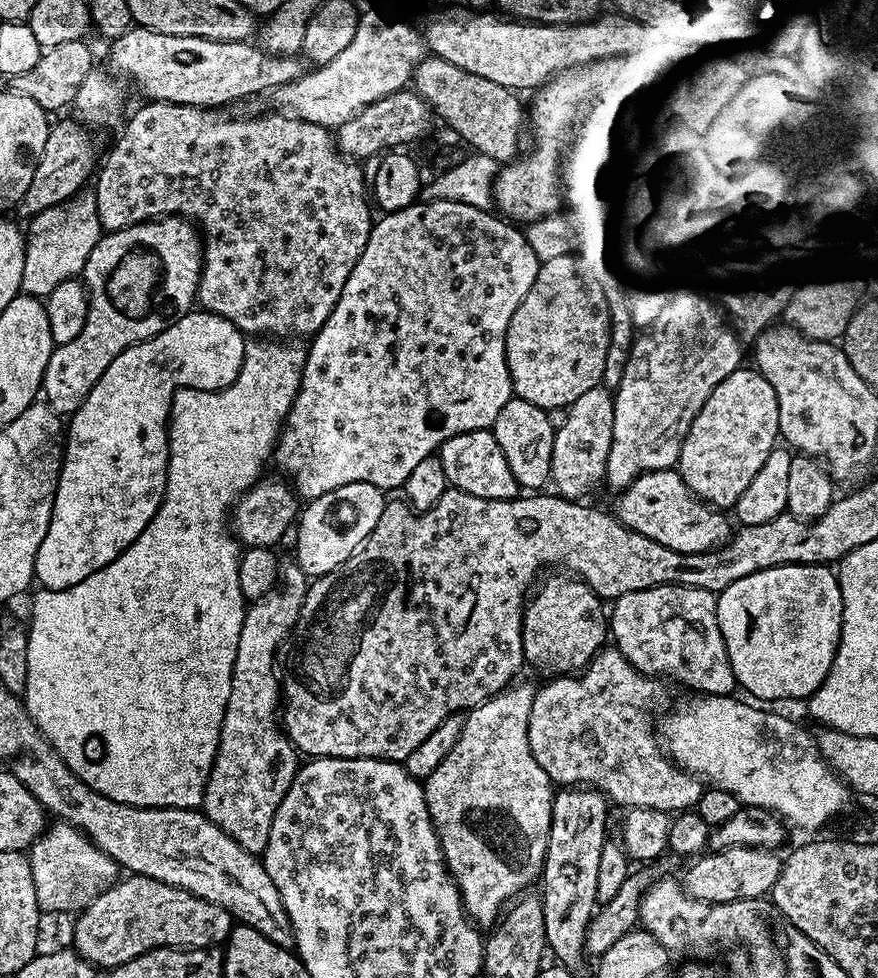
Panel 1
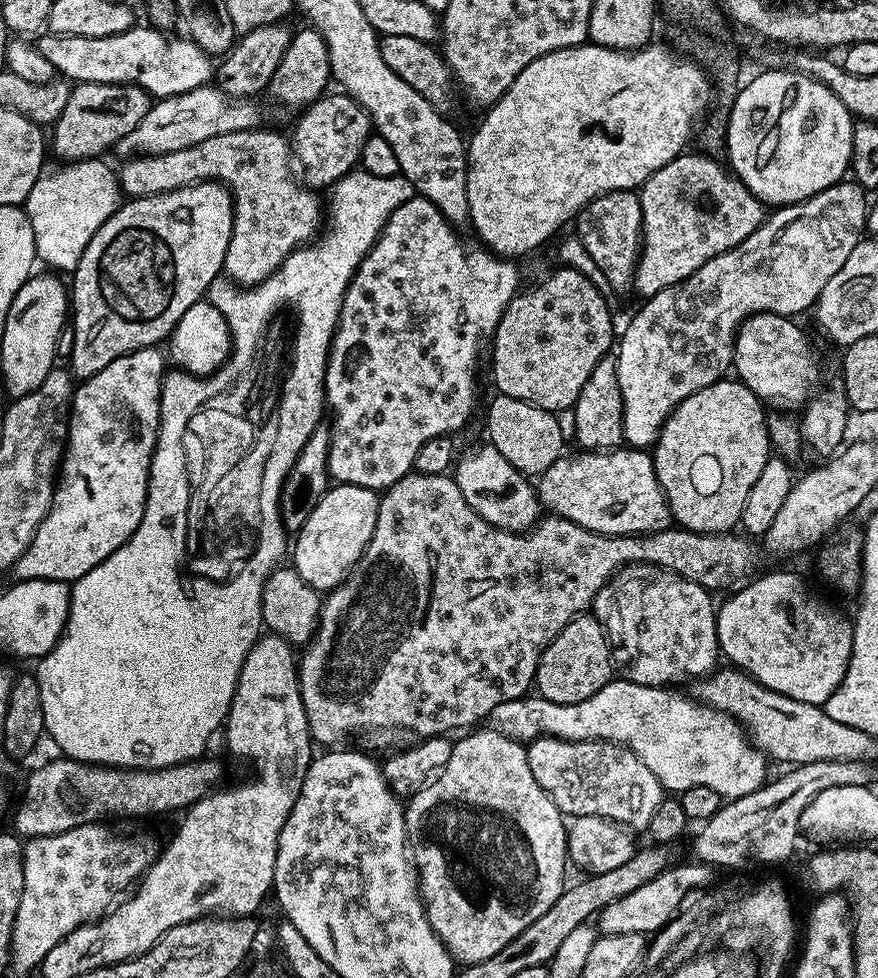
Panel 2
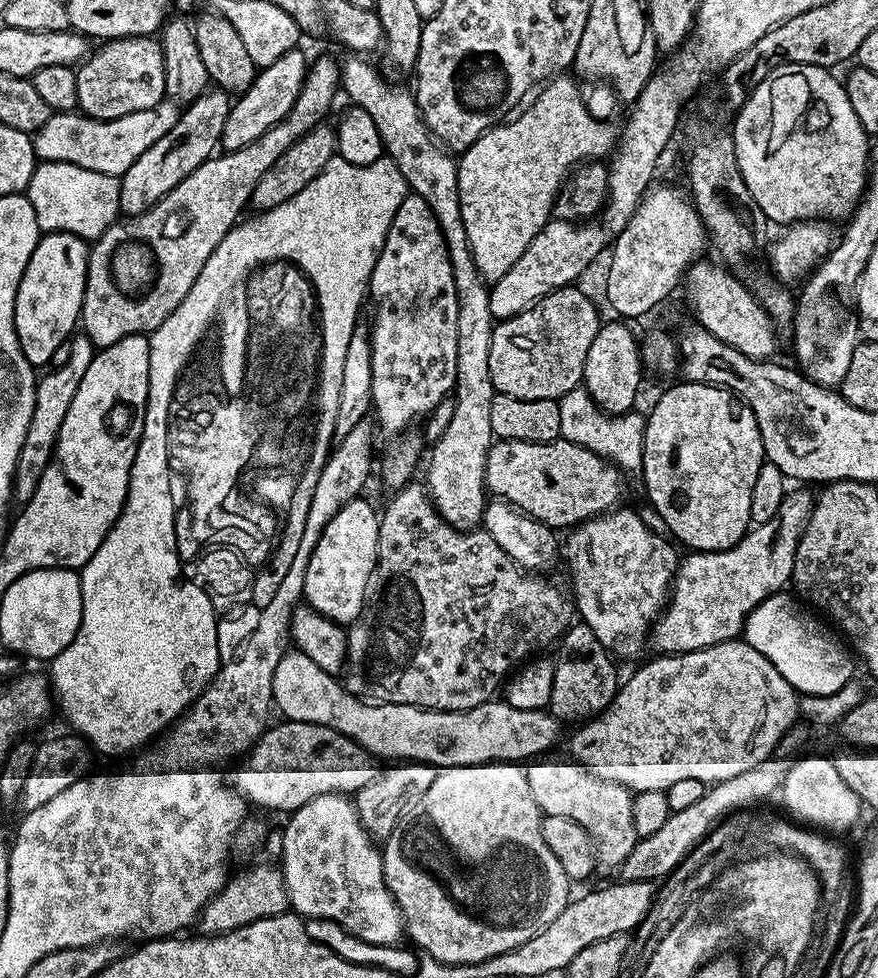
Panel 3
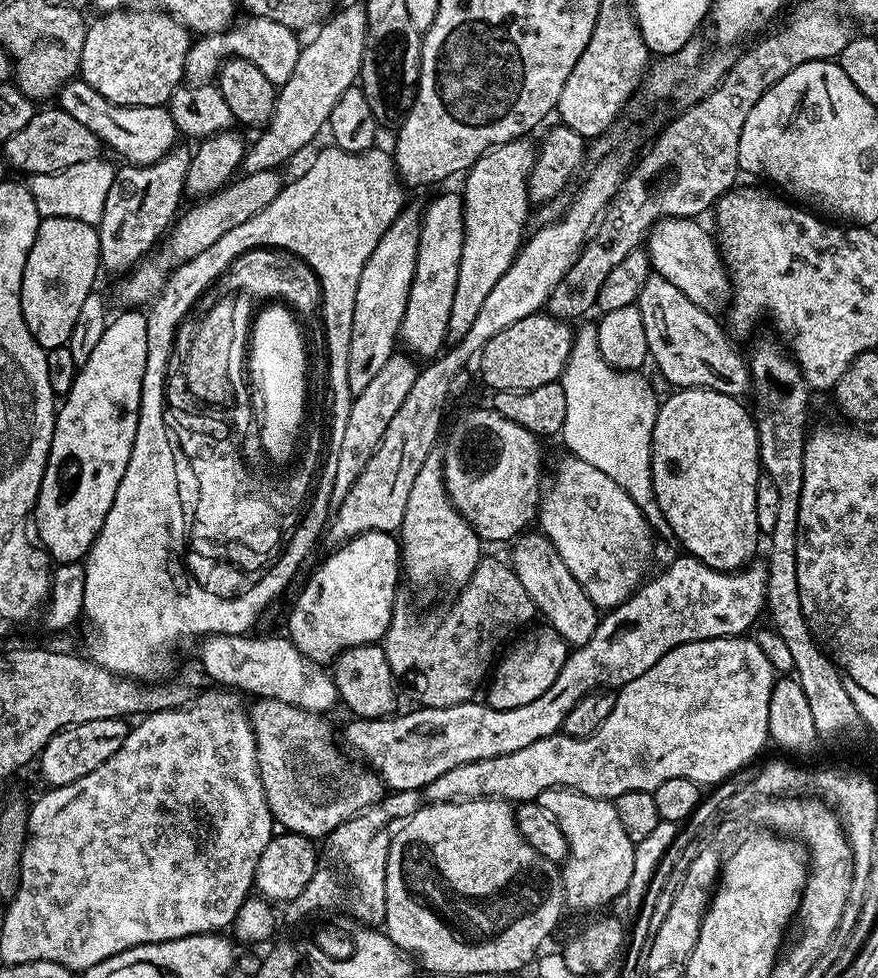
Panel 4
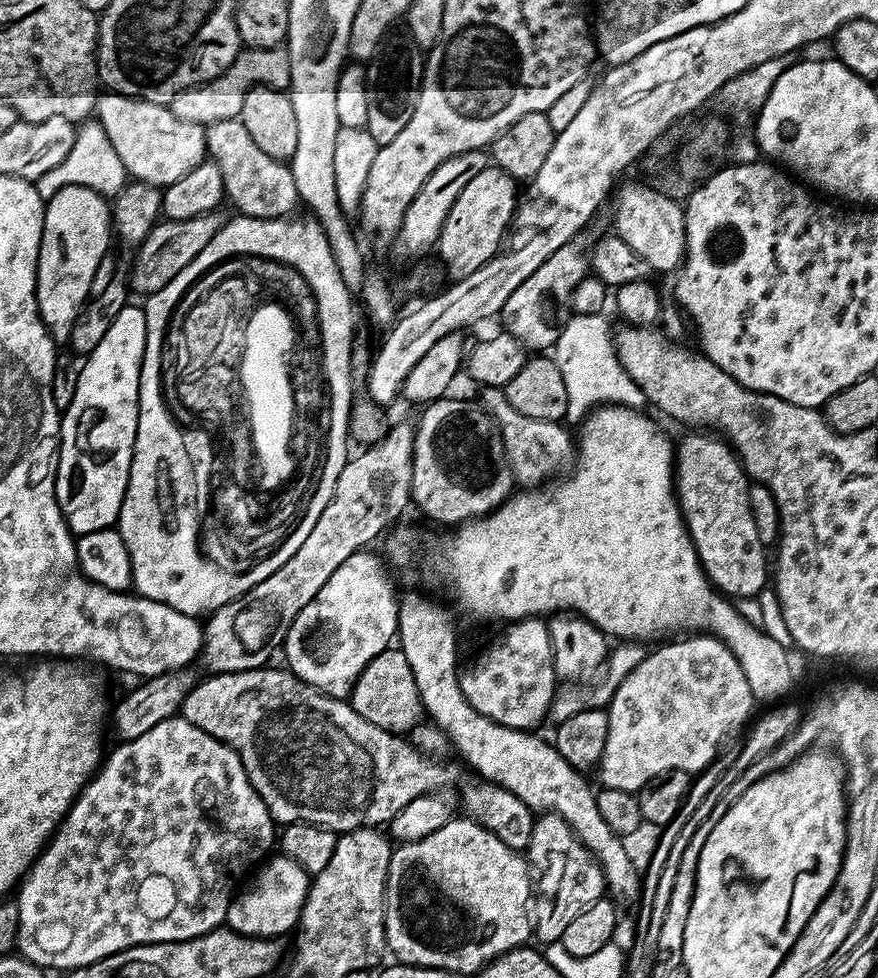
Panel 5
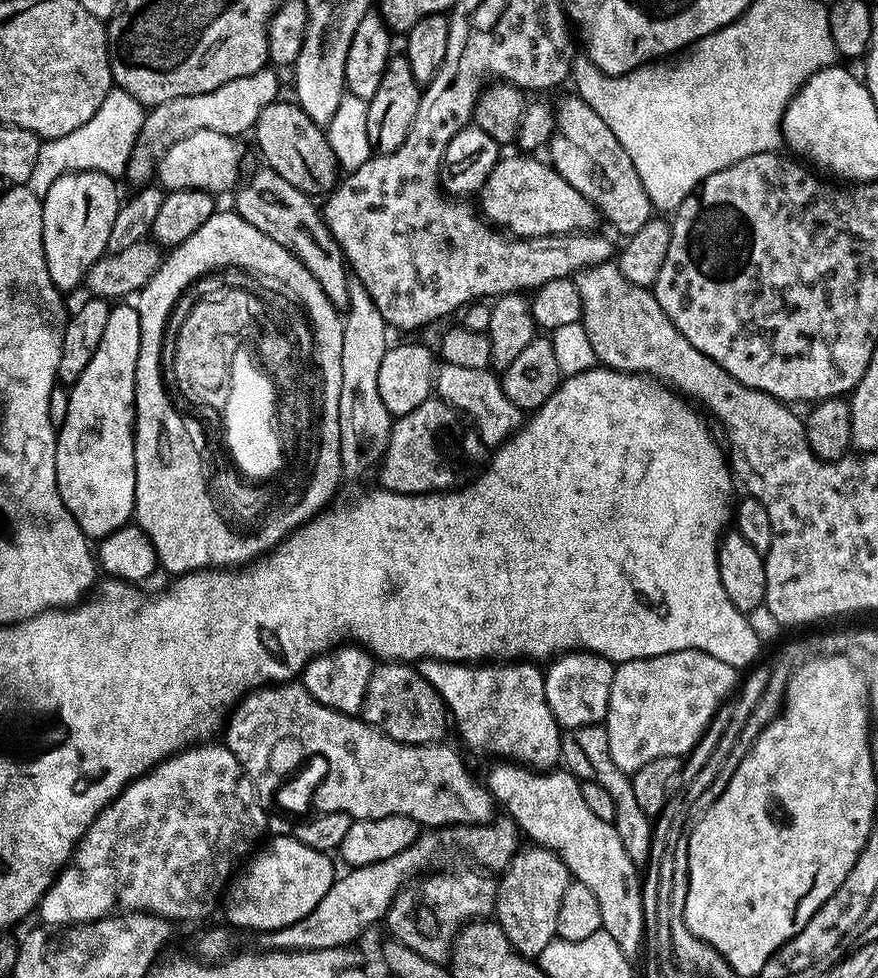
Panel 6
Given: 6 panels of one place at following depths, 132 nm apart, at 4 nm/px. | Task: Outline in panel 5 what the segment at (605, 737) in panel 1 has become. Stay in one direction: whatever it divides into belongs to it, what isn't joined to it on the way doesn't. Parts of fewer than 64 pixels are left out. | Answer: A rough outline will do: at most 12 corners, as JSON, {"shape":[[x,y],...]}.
{"shape":[[556,812],[535,817],[534,936],[559,941],[605,895],[604,869]]}

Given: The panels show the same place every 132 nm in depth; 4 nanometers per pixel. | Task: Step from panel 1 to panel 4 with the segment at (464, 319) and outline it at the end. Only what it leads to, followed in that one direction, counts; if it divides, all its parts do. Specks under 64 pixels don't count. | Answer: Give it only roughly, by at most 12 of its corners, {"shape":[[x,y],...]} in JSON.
{"shape":[[464,197],[423,205],[399,339],[435,358],[448,340]]}

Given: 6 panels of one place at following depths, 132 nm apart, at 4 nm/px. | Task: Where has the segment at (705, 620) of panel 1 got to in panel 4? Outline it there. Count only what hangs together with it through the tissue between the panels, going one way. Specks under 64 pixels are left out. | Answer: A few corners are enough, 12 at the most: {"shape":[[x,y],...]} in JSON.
{"shape":[[573,454],[538,528],[598,610],[649,575],[654,533],[614,478]]}

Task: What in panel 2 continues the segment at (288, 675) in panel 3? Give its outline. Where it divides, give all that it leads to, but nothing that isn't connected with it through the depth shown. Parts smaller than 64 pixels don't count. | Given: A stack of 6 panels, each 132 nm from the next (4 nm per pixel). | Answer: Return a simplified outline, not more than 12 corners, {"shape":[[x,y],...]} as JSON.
{"shape":[[613,678],[573,704],[494,706],[521,742],[608,740],[672,794],[761,788],[739,721],[691,695]]}

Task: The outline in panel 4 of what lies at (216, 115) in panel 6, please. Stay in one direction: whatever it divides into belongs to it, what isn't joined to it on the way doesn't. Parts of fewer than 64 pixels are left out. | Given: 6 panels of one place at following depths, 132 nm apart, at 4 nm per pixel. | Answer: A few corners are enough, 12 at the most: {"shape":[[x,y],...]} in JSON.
{"shape":[[248,18],[201,35],[187,75],[211,81],[225,60],[254,62],[272,84],[298,66],[302,40],[282,22]]}

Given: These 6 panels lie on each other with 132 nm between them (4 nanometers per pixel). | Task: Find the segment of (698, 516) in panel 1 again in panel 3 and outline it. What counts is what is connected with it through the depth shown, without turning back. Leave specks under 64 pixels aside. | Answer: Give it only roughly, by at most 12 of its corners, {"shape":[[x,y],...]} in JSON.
{"shape":[[496,440],[484,487],[553,530],[623,501],[591,447]]}

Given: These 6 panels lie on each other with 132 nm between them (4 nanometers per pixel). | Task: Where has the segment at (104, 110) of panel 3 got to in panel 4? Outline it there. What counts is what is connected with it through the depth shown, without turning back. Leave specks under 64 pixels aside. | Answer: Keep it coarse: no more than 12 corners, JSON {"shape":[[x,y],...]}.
{"shape":[[155,7],[95,17],[79,79],[118,106],[164,106],[194,36]]}

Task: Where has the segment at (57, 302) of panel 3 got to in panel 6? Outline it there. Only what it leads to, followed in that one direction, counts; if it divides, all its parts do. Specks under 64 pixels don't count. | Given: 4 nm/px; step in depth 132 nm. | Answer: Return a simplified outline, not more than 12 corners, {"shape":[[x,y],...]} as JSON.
{"shape":[[106,173],[62,174],[42,197],[61,290],[108,252],[122,203]]}

